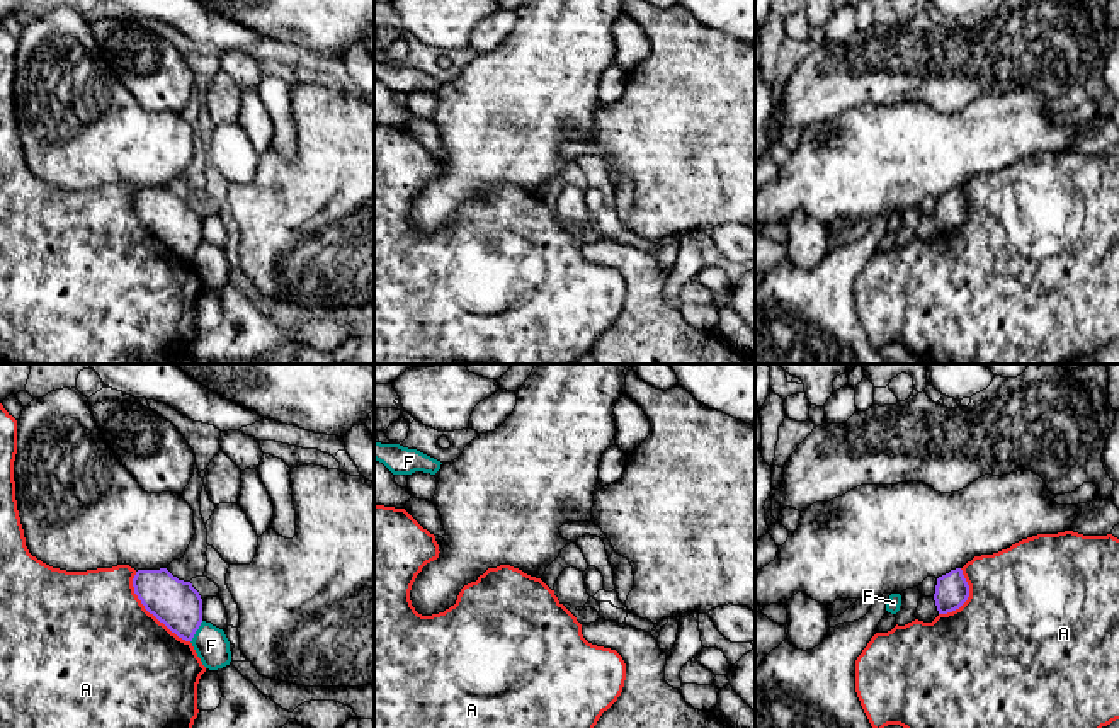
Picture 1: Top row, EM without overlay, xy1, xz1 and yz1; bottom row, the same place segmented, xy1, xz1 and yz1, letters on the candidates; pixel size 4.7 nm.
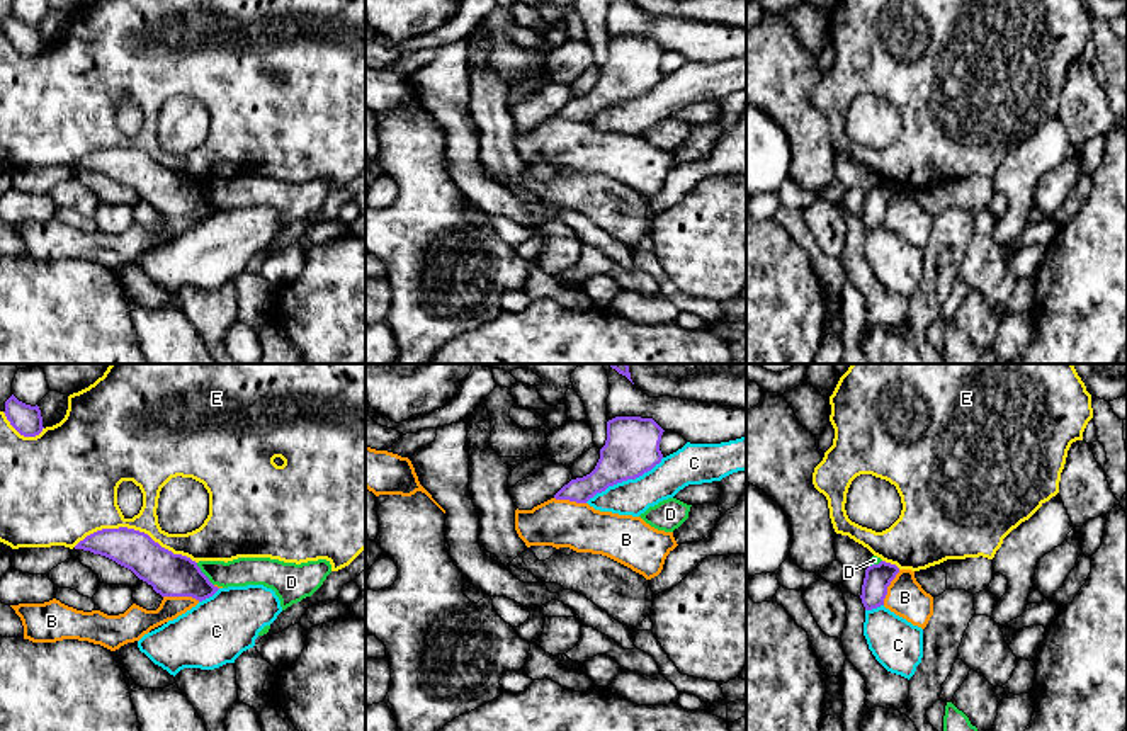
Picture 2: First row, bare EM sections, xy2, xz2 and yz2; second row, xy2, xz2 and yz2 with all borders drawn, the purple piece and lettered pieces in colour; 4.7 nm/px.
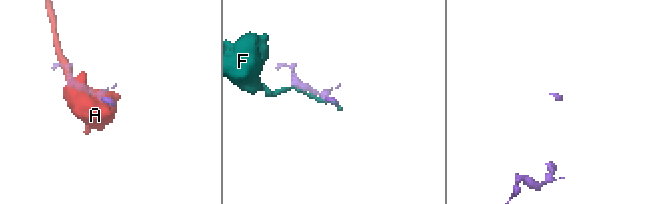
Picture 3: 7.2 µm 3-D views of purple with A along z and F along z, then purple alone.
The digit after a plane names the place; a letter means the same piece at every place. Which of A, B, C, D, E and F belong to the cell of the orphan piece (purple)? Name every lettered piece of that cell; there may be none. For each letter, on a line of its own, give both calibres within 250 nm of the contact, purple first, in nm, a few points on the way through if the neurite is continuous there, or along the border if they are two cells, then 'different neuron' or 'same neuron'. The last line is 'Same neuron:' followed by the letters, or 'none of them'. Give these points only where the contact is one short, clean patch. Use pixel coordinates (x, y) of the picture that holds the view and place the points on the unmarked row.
A: calibres 220 and 500 nm; different neuron
B: calibres 200 and 140 nm; border xy2 (164, 215), (191, 215), (199, 220); different neuron
C: calibres 260 and 170 nm; different neuron
D: calibres 200 and 140 nm; different neuron
E: calibres 190 and 280 nm; different neuron
F: calibres 220 and 160 nm; border xy1 (203, 240), (191, 261); different neuron
Same neuron: none of them

